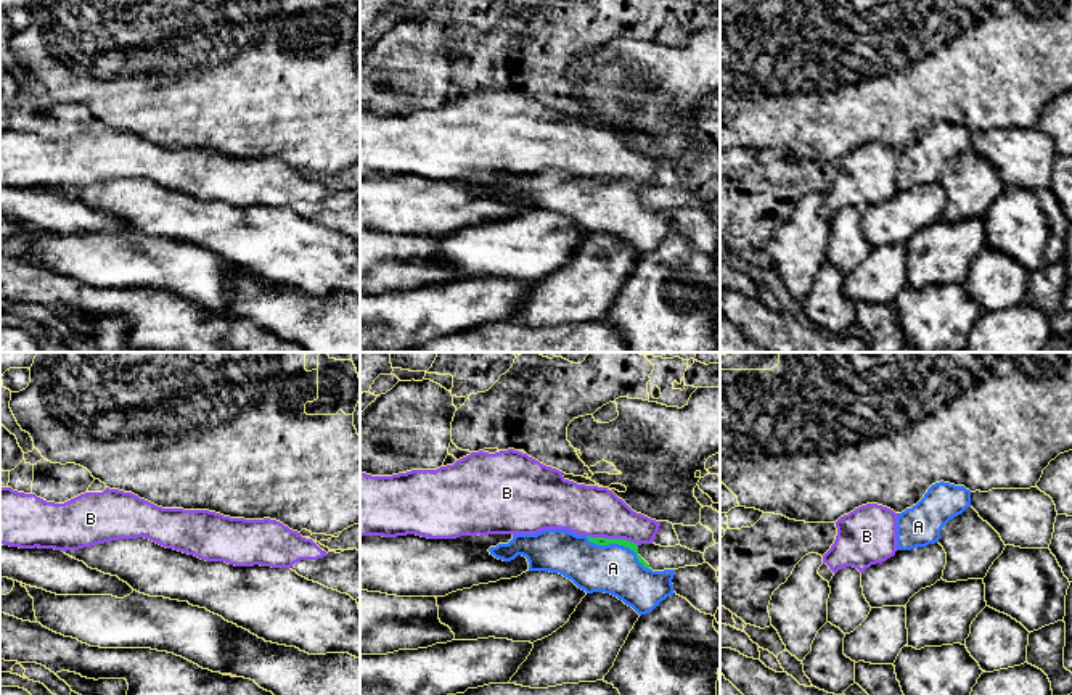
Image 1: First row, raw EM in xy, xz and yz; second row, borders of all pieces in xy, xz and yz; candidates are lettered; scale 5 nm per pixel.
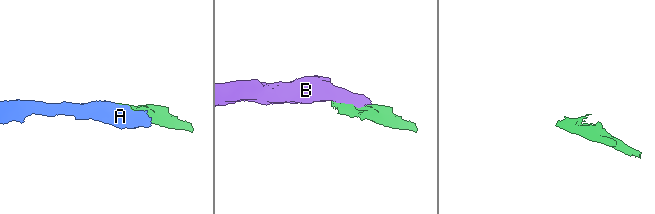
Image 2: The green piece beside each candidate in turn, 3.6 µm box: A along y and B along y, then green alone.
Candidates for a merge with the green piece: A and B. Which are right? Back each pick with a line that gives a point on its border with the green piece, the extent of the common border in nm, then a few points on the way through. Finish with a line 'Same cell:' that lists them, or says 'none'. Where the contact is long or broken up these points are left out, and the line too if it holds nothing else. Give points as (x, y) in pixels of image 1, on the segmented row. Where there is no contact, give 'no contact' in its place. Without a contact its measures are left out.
A: xz (619, 544) | 360 nm
Same cell: A

